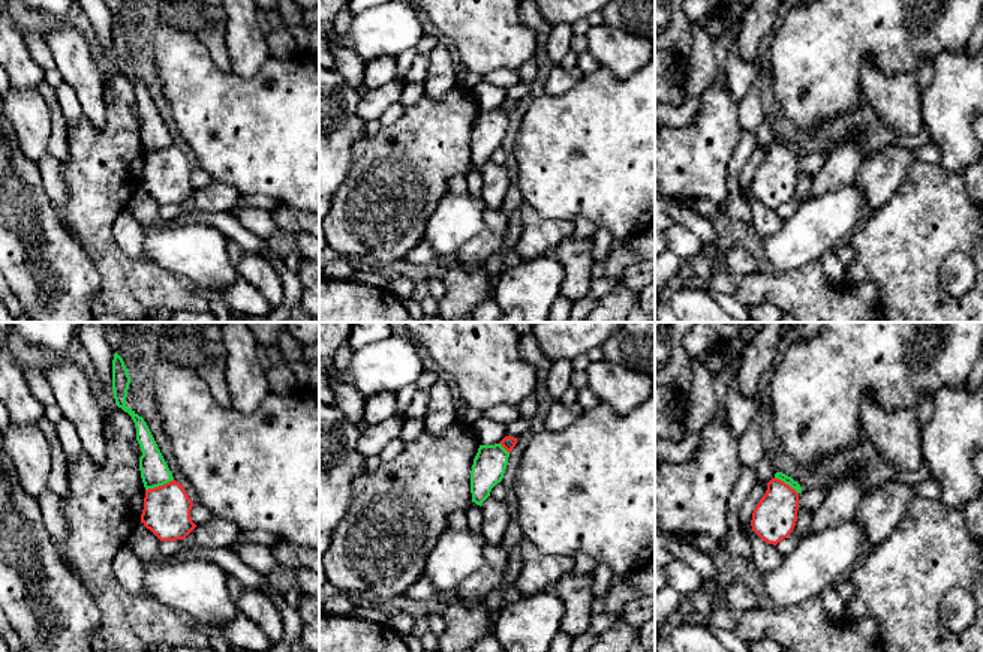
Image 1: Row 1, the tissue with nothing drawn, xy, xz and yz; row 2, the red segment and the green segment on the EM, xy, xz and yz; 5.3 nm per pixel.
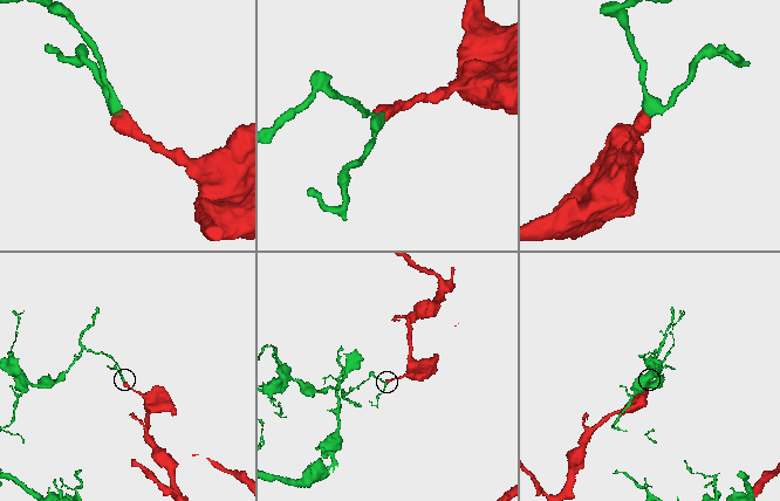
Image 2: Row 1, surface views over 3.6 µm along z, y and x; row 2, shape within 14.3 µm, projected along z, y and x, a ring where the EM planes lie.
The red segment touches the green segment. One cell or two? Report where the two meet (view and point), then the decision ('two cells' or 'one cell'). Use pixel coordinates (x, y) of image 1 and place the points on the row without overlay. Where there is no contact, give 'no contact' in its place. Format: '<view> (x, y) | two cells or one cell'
xy (159, 150) | two cells

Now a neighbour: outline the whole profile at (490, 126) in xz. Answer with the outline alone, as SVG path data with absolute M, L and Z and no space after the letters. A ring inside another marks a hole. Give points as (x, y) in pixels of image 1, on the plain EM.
M480 109L471 135L472 166L483 169L492 153L502 145L509 117L500 109Z

